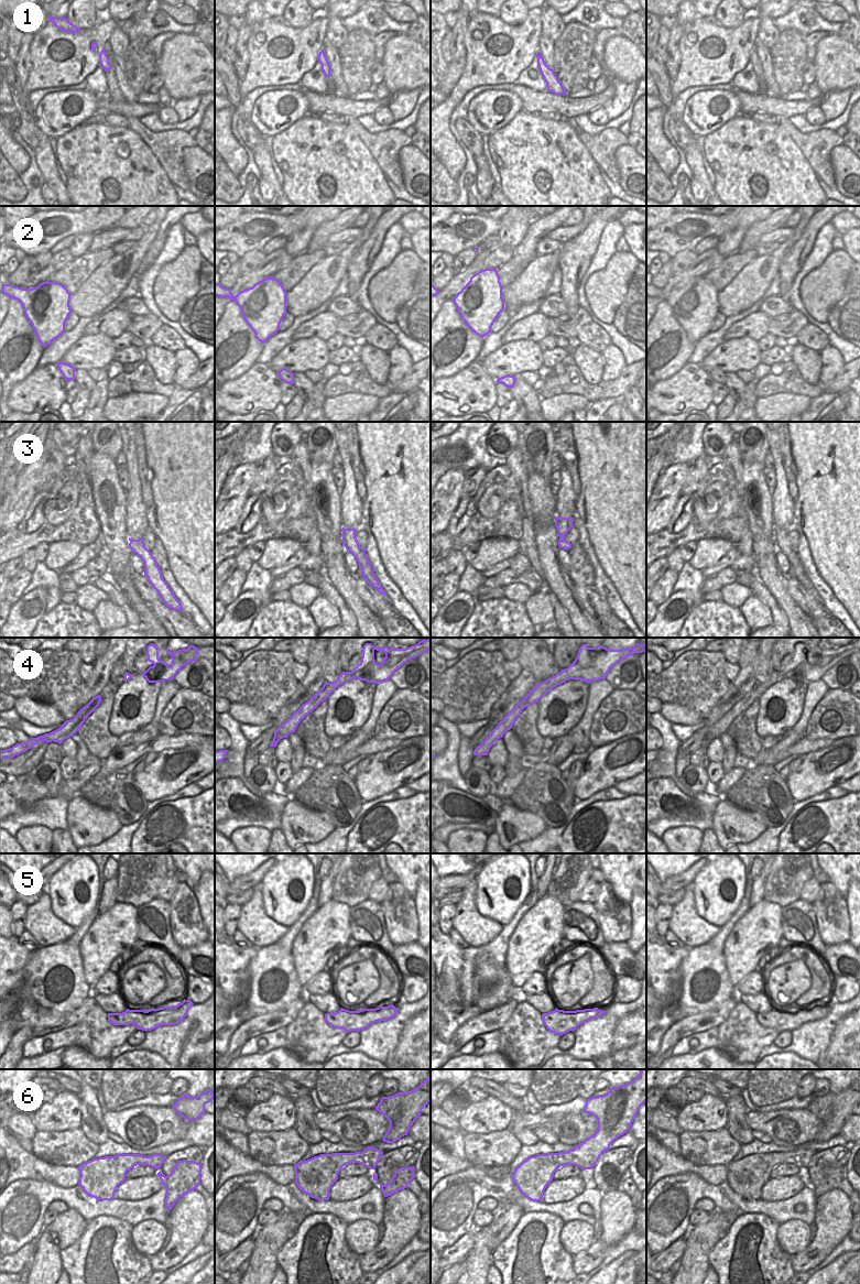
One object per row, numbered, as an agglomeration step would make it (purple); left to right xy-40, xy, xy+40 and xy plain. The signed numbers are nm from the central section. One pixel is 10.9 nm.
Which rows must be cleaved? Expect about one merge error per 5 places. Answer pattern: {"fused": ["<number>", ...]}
{"fused": ["4"]}

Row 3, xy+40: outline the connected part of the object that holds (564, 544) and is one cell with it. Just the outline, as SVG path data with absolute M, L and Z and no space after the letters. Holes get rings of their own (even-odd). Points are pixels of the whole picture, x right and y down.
M555 516L555 526L558 532L558 546L560 548L564 548L568 551L571 547L571 544L564 540L564 536L567 534L567 532L574 527L573 525L574 518L558 518Z

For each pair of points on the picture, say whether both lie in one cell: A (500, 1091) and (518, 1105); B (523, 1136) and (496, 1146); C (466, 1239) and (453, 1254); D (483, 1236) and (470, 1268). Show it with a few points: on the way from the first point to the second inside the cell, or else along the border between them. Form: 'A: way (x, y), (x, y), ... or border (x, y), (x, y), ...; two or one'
A: way (504, 1096), (513, 1102); one
B: border (513, 1134), (522, 1143); two
C: way (464, 1243), (457, 1251); one
D: way (481, 1243), (478, 1260); one

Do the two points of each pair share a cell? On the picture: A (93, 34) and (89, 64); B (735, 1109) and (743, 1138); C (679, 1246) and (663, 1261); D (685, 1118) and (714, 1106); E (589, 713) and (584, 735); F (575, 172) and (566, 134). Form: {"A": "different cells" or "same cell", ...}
{"A": "same cell", "B": "same cell", "C": "same cell", "D": "same cell", "E": "same cell", "F": "same cell"}

